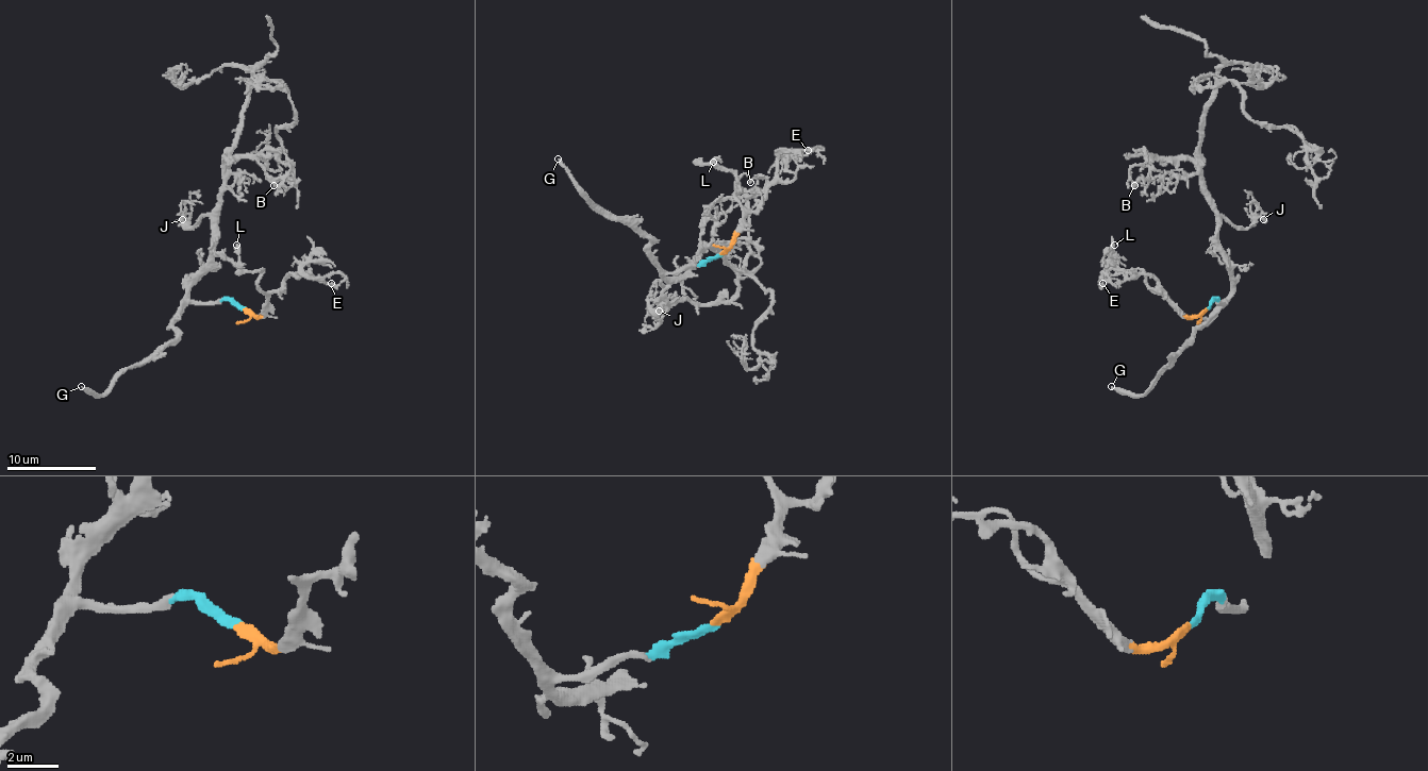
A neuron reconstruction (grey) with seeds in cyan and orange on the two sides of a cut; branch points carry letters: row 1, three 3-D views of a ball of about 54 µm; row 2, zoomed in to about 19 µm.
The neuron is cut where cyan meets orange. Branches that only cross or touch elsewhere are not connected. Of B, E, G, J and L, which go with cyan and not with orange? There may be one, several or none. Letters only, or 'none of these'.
B, G, J

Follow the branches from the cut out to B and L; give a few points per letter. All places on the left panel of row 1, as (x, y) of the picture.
B: (244, 309), (228, 300), (189, 300), (189, 281), (212, 249), (223, 160), (272, 150), (291, 168), (272, 186)
L: (244, 309), (256, 316), (266, 294), (260, 287), (262, 269), (244, 271), (236, 265), (236, 245)

